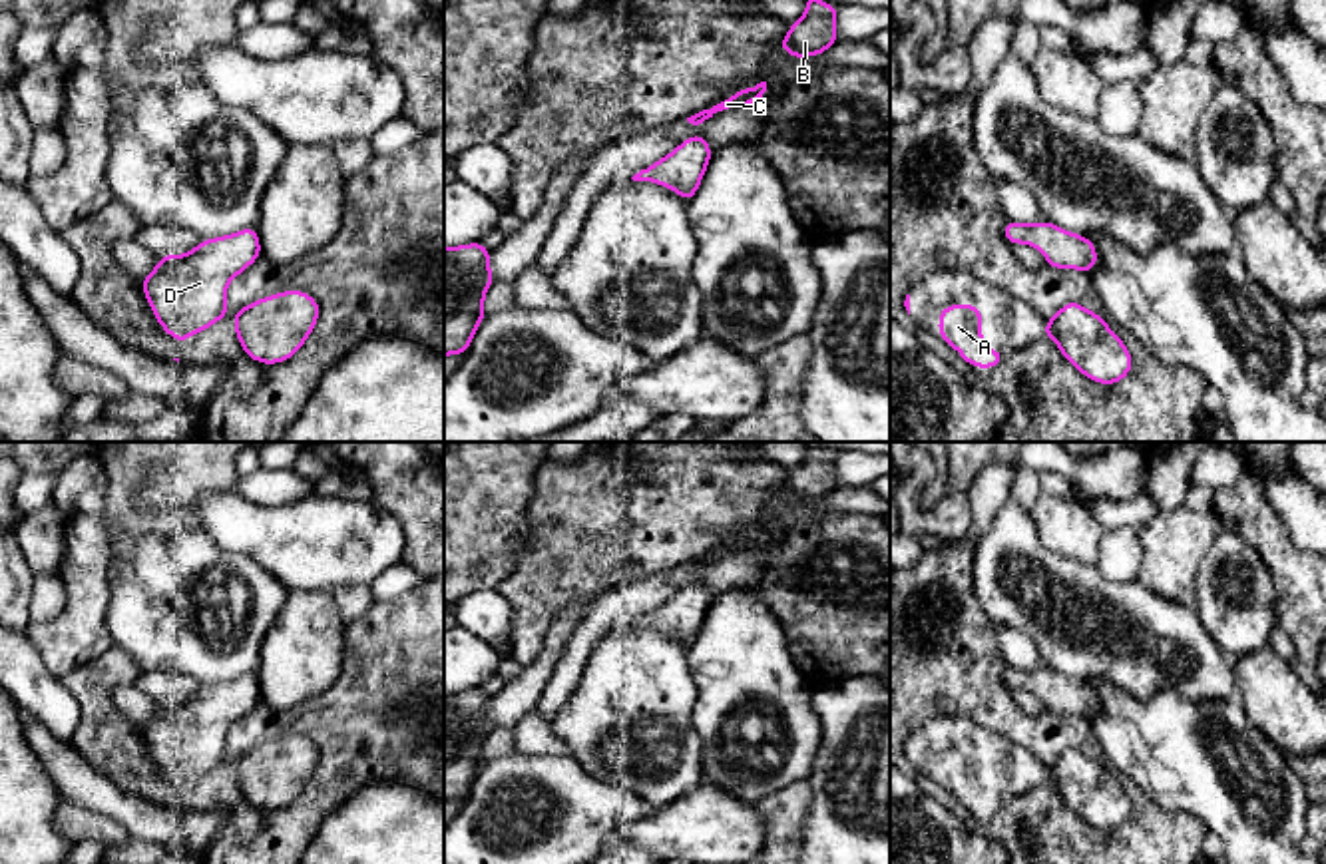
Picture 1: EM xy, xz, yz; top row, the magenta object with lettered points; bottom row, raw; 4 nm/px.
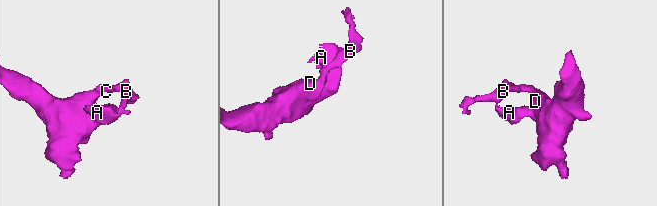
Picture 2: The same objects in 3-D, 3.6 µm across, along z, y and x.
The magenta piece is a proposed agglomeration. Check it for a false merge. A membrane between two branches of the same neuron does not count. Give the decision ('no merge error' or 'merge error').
no merge error

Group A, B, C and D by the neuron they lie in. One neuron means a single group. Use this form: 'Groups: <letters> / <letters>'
Groups: A B C D

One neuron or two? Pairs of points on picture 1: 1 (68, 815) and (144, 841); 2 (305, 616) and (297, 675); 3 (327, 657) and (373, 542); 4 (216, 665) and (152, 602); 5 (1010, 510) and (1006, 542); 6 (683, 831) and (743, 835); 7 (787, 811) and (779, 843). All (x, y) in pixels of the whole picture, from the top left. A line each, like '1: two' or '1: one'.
1: two
2: one
3: two
4: one
5: one
6: one
7: one

